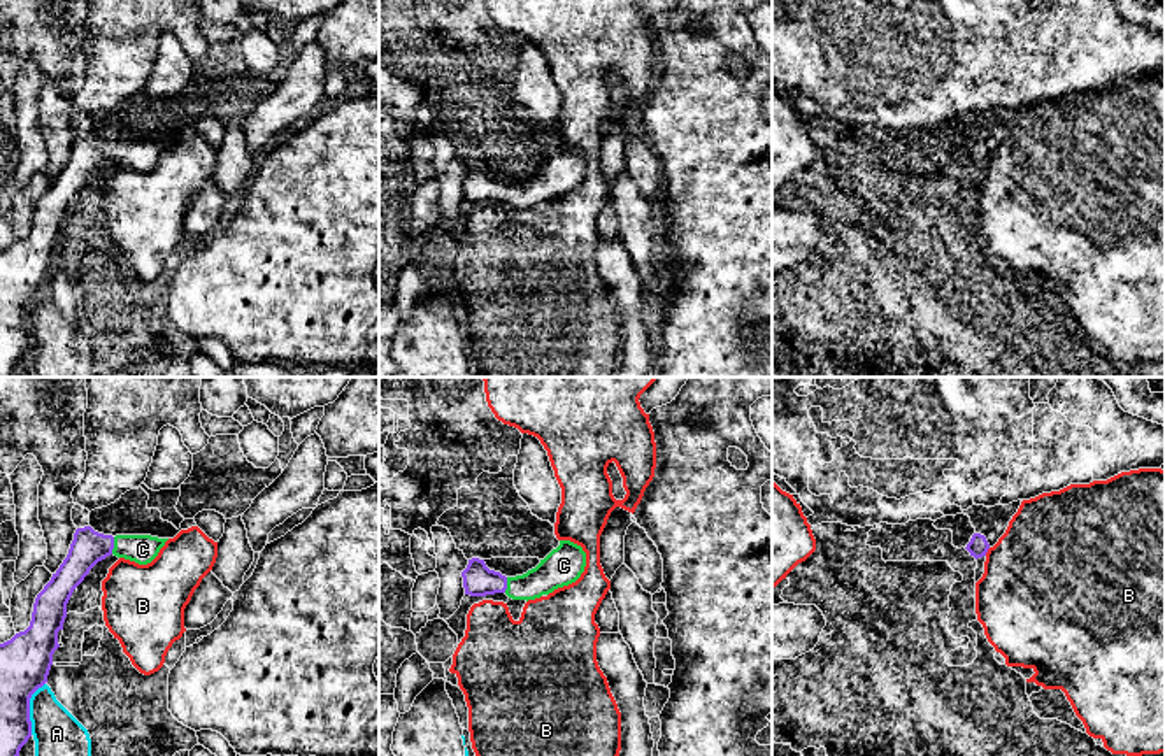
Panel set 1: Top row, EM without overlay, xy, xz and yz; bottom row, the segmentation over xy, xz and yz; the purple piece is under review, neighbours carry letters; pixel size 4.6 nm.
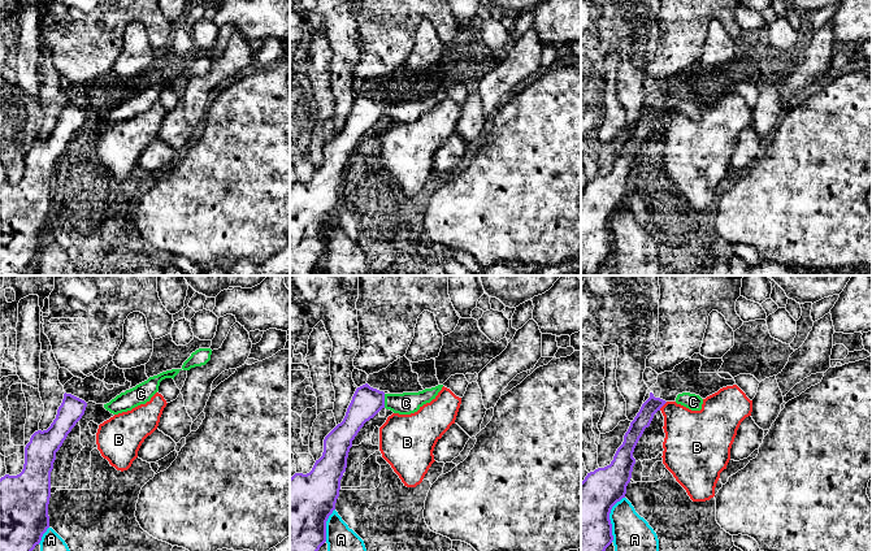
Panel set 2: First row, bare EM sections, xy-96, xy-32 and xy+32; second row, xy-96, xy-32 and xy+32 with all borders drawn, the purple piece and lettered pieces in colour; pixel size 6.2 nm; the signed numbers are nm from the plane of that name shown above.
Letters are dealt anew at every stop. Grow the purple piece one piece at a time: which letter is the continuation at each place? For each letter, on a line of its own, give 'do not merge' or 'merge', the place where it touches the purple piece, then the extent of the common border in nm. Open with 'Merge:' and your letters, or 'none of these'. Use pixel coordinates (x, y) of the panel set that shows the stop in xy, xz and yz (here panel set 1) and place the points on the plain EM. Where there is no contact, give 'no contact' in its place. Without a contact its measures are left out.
Merge: C
A: do not merge; contact xy (28, 316); length 240 nm
B: do not merge; contact yz (986, 158); length 50 nm
C: merge; contact xy (113, 153); length 80 nm

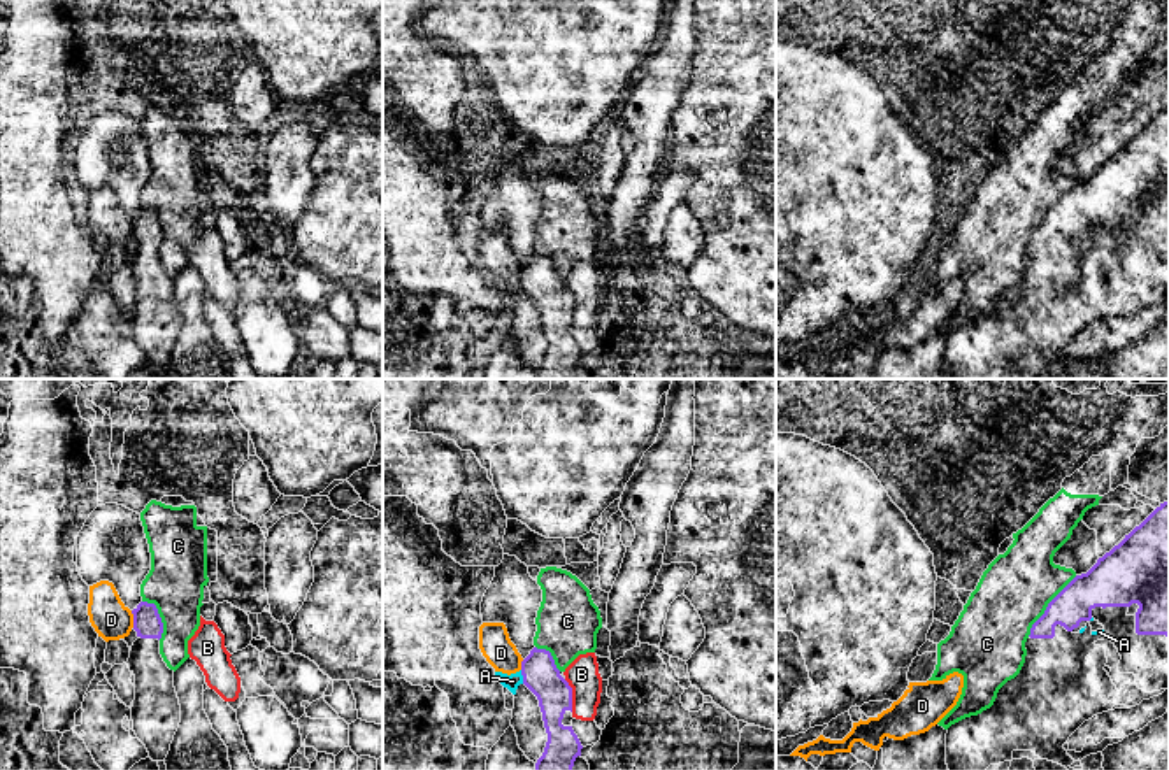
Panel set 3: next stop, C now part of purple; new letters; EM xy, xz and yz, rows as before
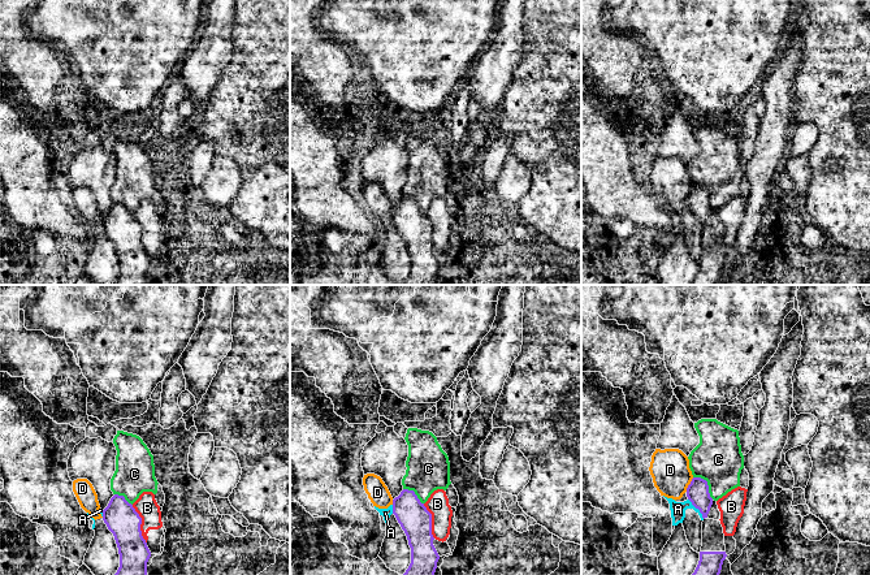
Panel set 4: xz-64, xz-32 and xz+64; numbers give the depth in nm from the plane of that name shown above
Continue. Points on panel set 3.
Merge: none of these
A: do not merge; contact xz (523, 285); length 70 nm
B: do not merge; contact xz (571, 302); length 160 nm
C: do not merge; contact yz (1048, 213); length 360 nm
D: do not merge; contact xy (134, 227); length 80 nm

